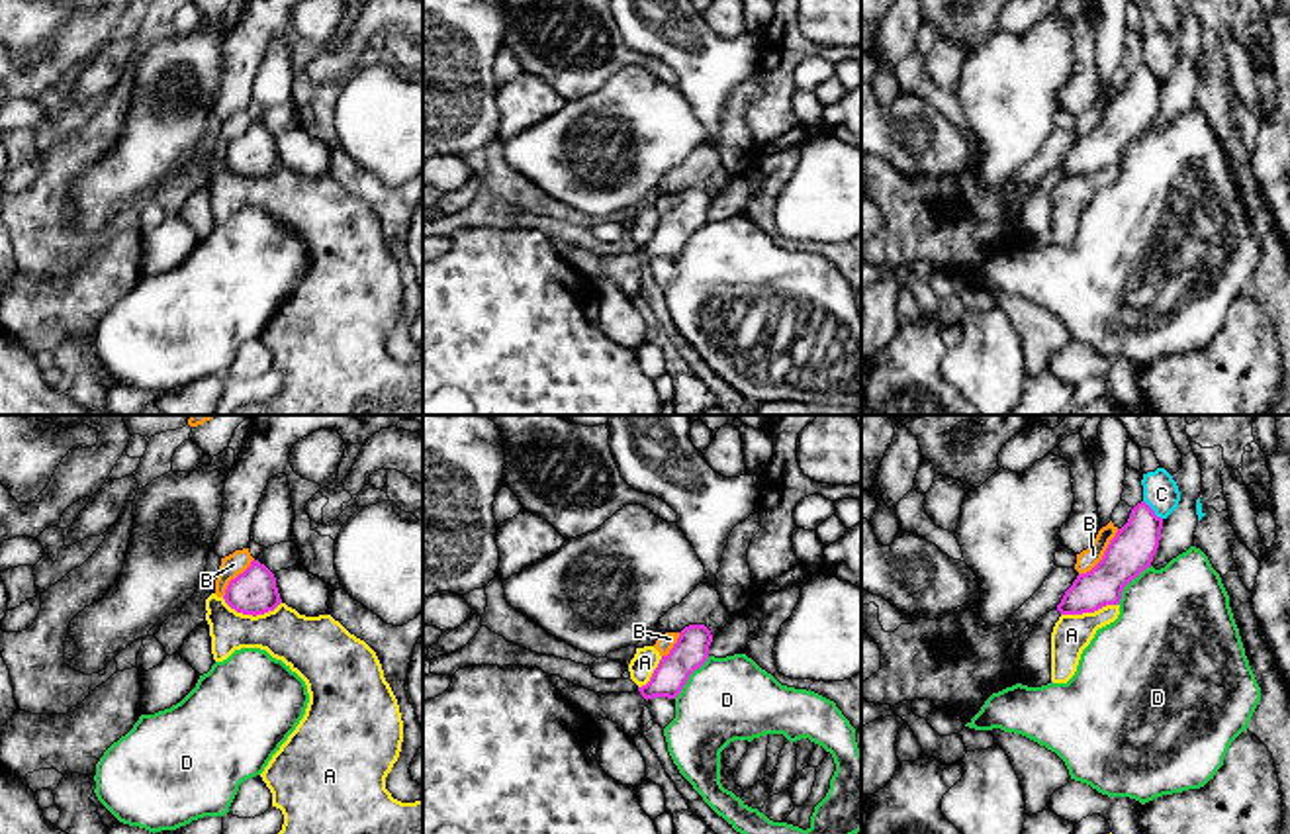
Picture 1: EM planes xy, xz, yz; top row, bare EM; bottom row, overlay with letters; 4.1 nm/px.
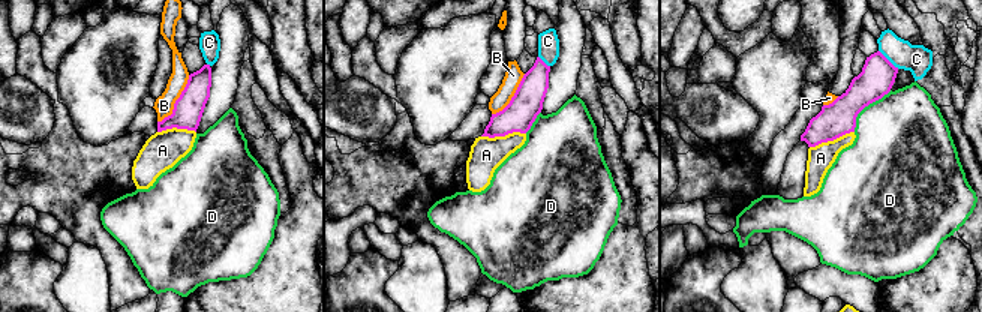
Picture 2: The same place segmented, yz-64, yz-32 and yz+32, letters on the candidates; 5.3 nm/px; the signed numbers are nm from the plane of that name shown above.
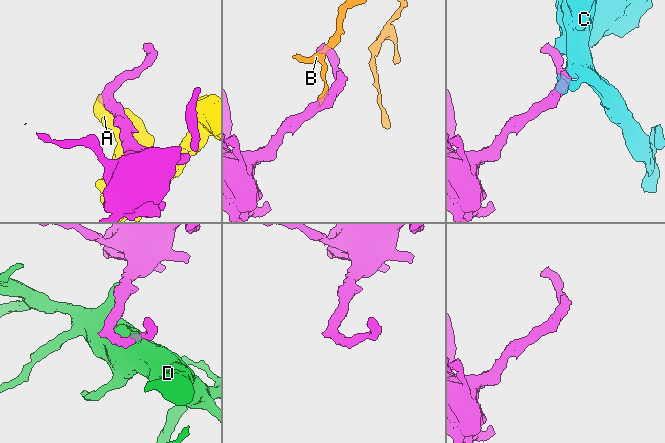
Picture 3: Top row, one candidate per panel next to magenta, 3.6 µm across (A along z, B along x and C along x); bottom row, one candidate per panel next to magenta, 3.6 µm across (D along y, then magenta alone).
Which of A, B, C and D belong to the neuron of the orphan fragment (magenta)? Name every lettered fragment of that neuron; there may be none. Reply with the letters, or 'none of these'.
none of these

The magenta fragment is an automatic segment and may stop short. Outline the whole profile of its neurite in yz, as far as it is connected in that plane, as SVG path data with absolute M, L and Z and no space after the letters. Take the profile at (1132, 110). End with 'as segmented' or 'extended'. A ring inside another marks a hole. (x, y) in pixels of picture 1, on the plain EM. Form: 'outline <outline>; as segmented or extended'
outline M1145 63L1137 65L1128 84L1110 102L1102 121L1090 133L1077 137L1057 172L1083 176L1118 166L1124 149L1151 127L1161 90L1163 80Z; as segmented

